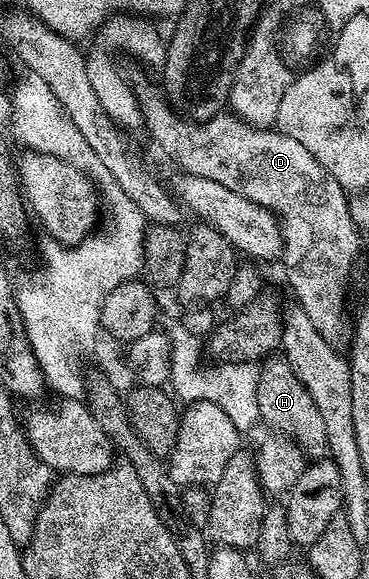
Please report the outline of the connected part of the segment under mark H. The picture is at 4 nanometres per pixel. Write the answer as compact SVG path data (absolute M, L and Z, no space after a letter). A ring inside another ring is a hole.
M283 357L275 358L268 358L259 372L257 403L262 422L280 434L291 436L305 451L324 450L327 444L324 415L287 360Z

